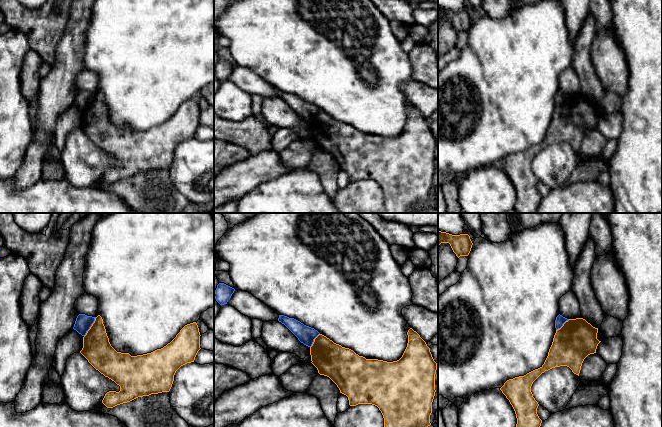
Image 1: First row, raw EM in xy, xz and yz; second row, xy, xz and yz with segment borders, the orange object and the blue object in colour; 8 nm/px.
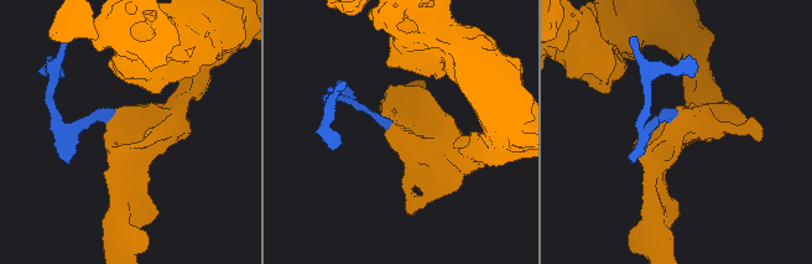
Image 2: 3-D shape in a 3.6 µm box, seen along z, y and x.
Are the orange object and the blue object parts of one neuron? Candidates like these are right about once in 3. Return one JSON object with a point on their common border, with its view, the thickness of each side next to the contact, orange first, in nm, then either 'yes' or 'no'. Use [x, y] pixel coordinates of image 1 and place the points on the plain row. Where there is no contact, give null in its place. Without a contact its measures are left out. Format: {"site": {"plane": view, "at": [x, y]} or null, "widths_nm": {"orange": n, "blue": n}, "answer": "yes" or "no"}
{"site": {"plane": "xy", "at": [90, 103]}, "widths_nm": {"orange": 220, "blue": 130}, "answer": "no"}

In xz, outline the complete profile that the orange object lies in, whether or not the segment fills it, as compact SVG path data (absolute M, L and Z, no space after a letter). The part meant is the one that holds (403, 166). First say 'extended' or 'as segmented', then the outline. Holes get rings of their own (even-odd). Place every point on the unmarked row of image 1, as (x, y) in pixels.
as segmented; M410 104L407 111L408 119L402 133L393 138L366 135L322 110L310 123L311 139L320 151L329 153L340 169L348 173L350 182L372 180L379 184L384 194L386 213L421 213L431 201L437 139L416 107Z

